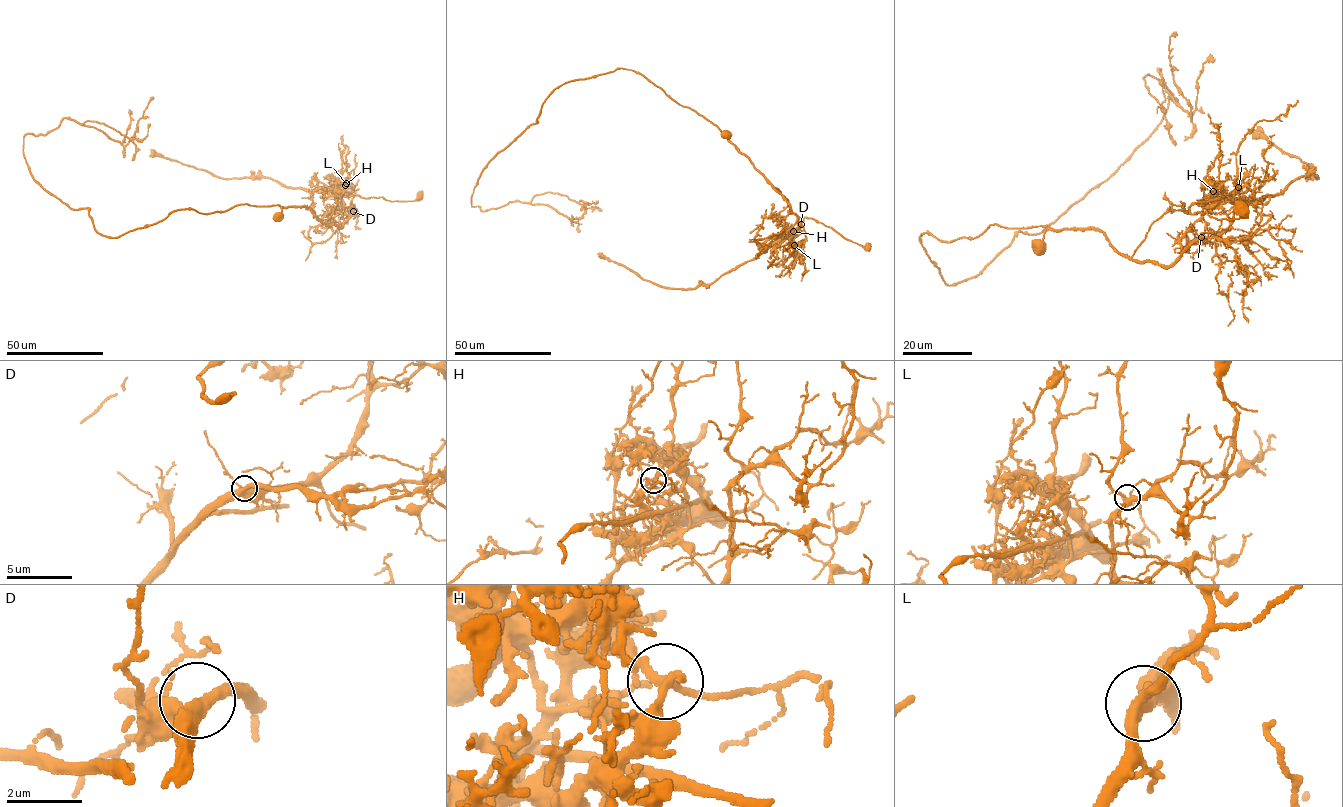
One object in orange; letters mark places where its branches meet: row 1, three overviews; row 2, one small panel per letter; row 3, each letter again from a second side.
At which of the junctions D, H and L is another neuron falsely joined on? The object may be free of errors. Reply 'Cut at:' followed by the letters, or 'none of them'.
Cut at: H

